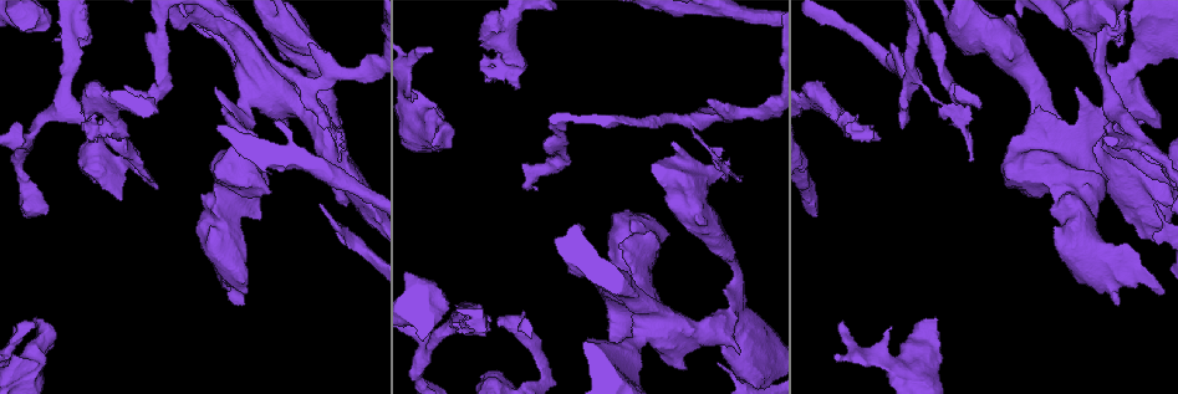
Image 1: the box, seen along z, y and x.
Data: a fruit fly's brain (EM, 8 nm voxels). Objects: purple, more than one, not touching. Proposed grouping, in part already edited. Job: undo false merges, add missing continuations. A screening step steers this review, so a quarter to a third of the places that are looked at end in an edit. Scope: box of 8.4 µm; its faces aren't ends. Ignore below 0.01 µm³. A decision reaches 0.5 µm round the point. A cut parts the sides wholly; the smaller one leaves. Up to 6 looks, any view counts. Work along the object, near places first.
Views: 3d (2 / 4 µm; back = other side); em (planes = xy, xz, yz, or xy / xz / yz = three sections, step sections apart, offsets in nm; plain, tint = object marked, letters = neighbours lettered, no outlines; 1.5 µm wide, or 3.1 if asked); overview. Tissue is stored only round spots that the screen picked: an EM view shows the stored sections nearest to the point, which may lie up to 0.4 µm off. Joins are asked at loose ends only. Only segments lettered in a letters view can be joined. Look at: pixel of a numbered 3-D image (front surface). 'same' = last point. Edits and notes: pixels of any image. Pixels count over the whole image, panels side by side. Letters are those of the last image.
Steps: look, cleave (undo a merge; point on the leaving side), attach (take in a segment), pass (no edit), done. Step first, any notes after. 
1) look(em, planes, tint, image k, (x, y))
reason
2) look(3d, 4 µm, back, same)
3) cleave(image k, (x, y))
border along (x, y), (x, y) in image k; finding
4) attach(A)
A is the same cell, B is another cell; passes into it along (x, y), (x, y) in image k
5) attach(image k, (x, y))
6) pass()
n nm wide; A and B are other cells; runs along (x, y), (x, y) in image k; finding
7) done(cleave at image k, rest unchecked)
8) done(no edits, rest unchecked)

look(3d, 4 µm, back, image 1, (433, 49))
free end

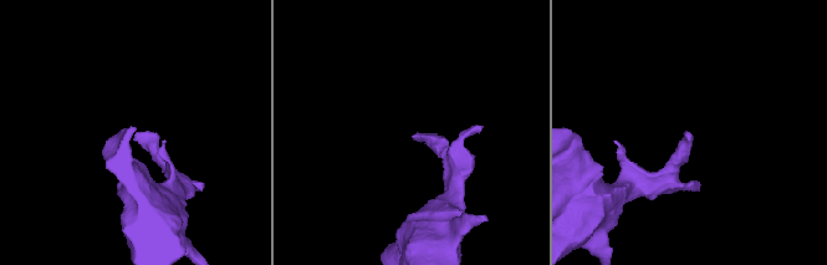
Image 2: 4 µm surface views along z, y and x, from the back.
look(em, planes, letters, image 2, (138, 134))

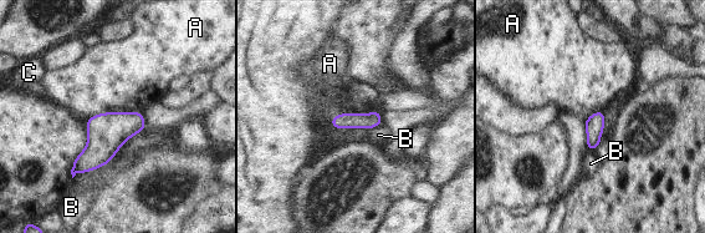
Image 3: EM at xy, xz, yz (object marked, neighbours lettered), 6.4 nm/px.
pass()
A touches over 360 nm; A, B and C are other cells; runs along (377, 115), (372, 120), (335, 122) in image 3; none of them fits

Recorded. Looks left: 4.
look(3d, 4 µm, image 1, (721, 170))
an open end

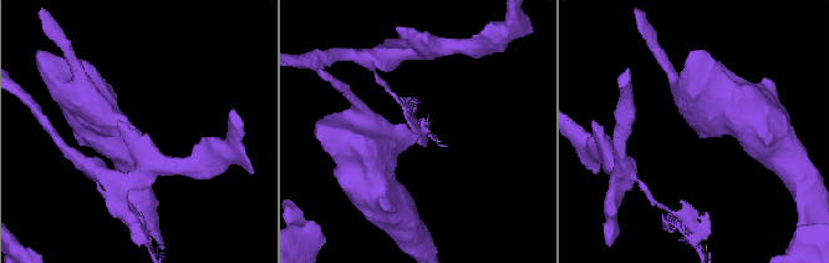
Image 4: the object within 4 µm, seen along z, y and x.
look(em, planes, letters, image 4, (416, 136))

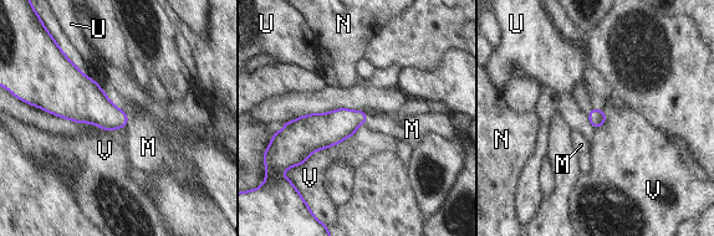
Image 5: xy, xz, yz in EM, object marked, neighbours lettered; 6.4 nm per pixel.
pass()
M, N, U and V are other cells; border along (128, 116), (125, 127) in image 5; no lettered segment goes on from it

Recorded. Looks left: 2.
look(em, xz, step 4, letters, image 1, (1145, 280))
sudden change in width

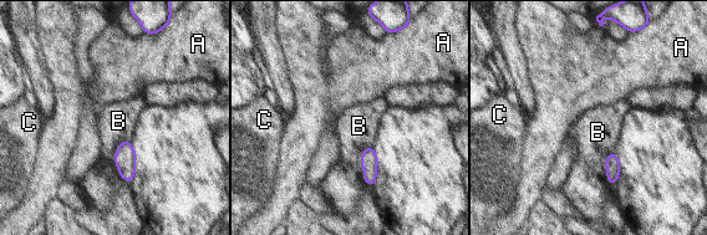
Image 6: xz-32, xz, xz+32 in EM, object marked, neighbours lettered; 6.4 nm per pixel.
pass()
A, B and C are other cells; border along (126, 139), (115, 154), (120, 177) in image 6; one cell here

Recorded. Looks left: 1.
done(no edits, rest unchecked)

